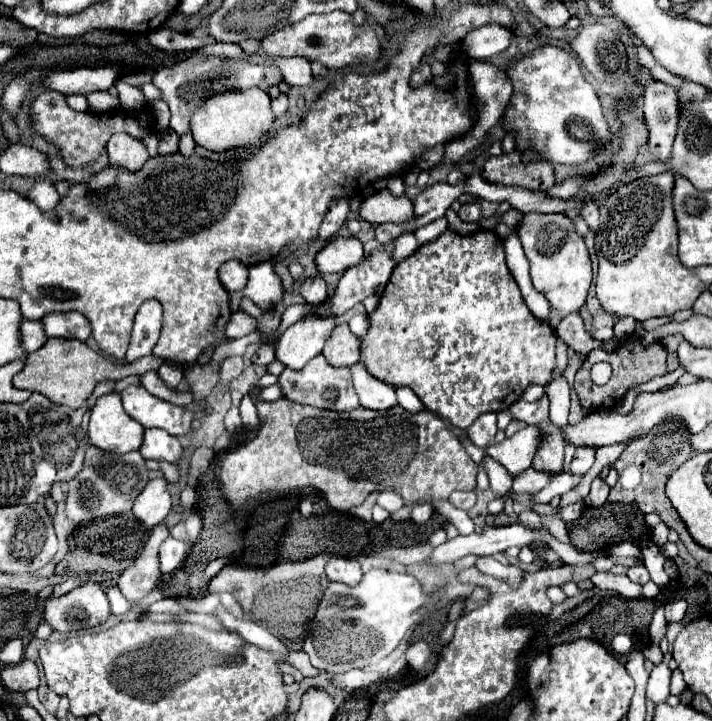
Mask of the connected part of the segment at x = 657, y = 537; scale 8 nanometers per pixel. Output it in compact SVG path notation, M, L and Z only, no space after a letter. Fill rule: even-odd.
M659 522L659 524L653 528L651 538L653 538L653 542L655 542L657 546L663 546L663 544L667 542L667 534L669 534L669 526L667 526L665 522Z

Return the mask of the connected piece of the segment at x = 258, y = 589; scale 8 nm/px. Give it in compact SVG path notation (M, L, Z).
M313 556L301 562L283 562L269 570L225 566L209 582L209 592L231 592L249 620L261 624L273 636L293 646L303 642L305 634L309 632L309 620L313 620L317 604L321 602L321 596L329 586L325 564L327 556Z

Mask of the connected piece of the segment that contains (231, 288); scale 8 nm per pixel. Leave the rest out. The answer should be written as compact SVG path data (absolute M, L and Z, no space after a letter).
M229 260L219 268L221 274L221 284L227 292L237 292L243 290L247 284L247 266L237 260Z

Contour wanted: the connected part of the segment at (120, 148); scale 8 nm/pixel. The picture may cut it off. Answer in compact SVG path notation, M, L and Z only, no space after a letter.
M113 134L107 144L109 164L117 168L127 168L129 172L137 172L149 160L149 152L141 140L135 140L127 134Z

